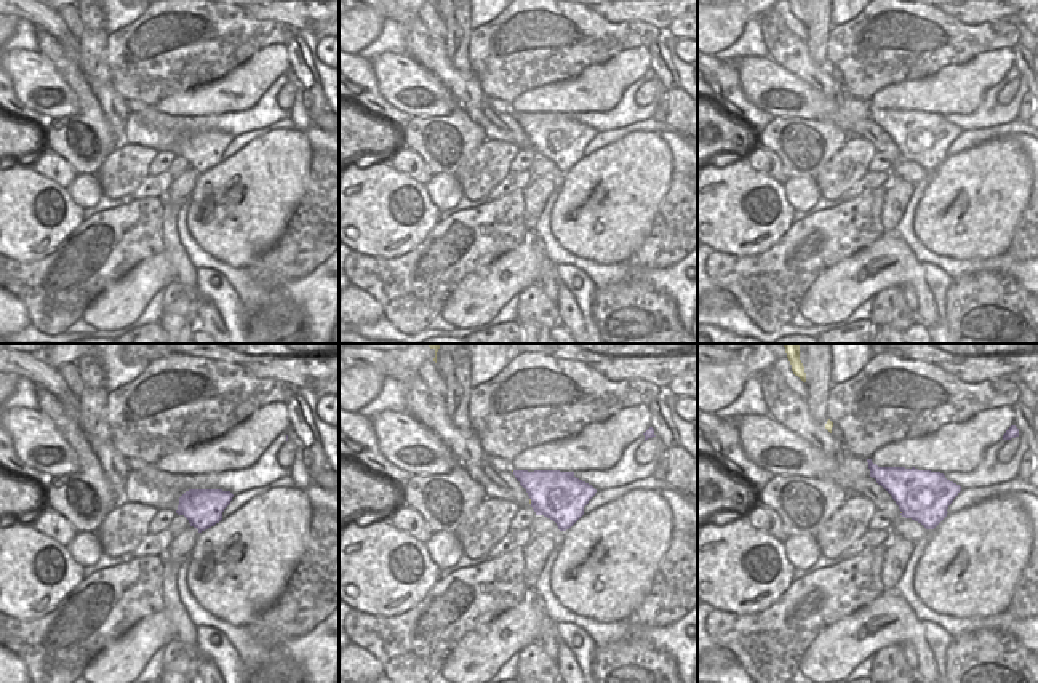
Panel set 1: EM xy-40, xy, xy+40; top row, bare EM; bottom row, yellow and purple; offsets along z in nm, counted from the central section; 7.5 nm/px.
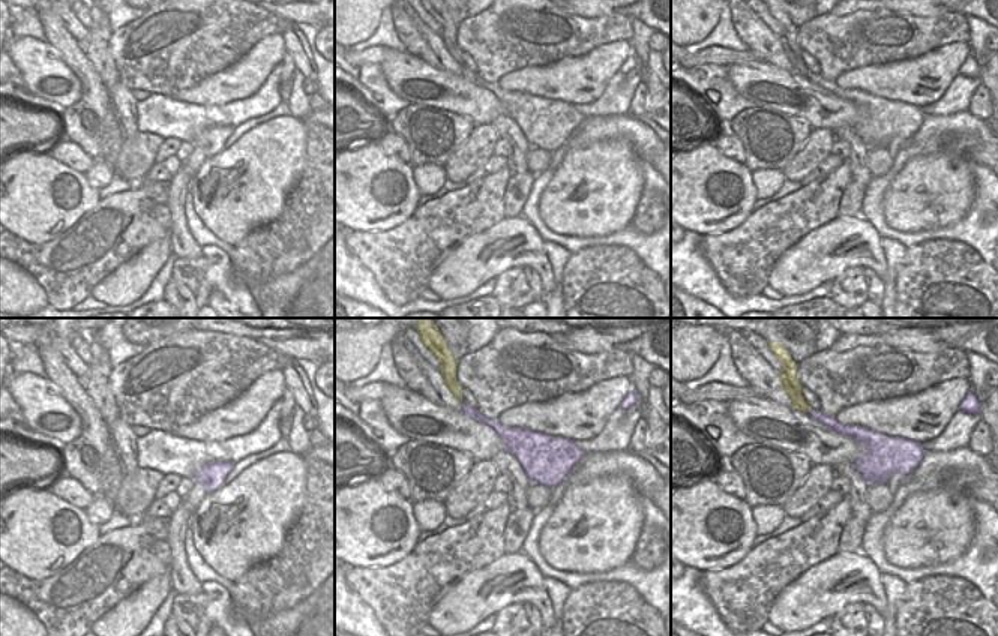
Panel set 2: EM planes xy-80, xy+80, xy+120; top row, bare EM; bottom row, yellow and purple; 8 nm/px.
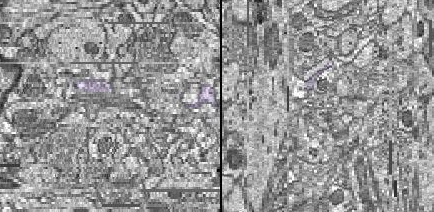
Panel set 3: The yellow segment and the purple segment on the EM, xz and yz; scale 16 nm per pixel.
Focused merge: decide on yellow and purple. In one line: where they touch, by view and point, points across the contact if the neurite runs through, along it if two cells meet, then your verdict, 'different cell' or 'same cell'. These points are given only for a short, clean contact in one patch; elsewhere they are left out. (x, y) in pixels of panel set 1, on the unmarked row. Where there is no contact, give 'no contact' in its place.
xy (530, 143) | different cell

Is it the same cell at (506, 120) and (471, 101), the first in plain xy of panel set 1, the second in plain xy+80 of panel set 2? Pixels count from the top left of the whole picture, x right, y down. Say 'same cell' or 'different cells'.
different cells

